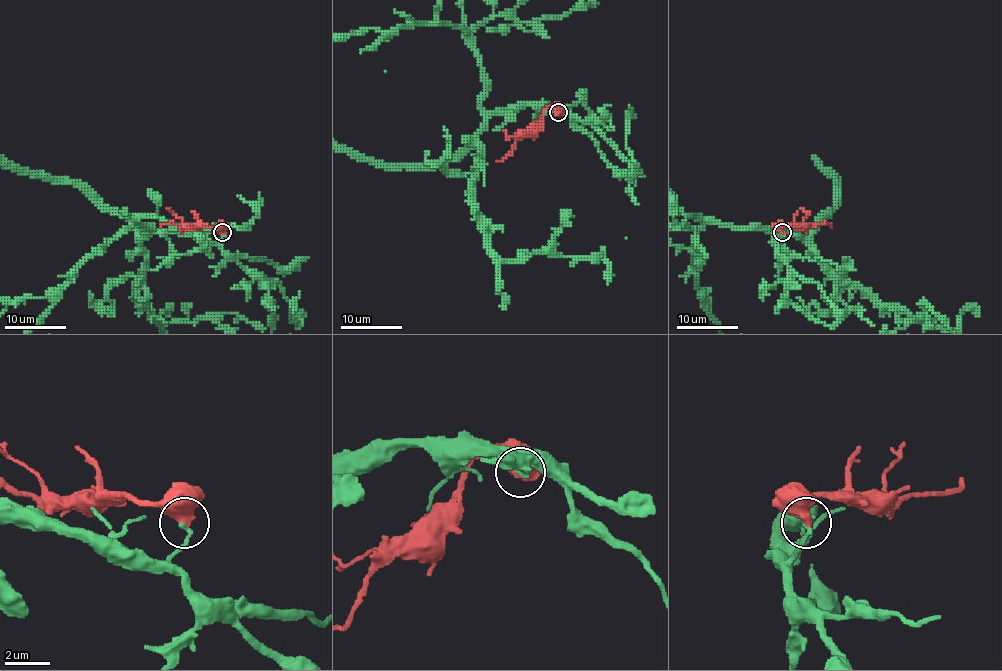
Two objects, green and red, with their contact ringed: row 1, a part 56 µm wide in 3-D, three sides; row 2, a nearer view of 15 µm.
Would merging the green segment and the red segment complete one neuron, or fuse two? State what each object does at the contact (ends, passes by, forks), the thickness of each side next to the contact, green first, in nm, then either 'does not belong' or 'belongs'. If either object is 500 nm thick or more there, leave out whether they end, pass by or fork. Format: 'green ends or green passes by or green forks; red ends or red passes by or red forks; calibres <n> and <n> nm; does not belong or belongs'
calibres 170 and 650 nm; does not belong

